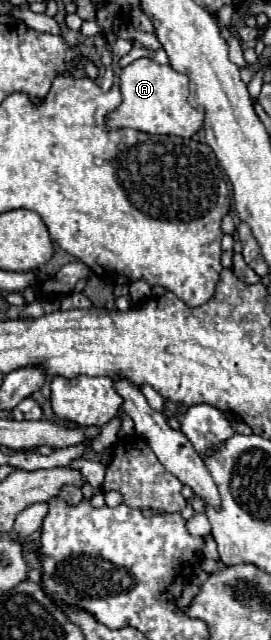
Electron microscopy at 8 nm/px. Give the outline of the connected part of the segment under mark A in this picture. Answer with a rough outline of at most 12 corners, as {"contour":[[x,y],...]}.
{"contour":[[152,58],[122,70],[108,130],[190,138],[188,76]]}

